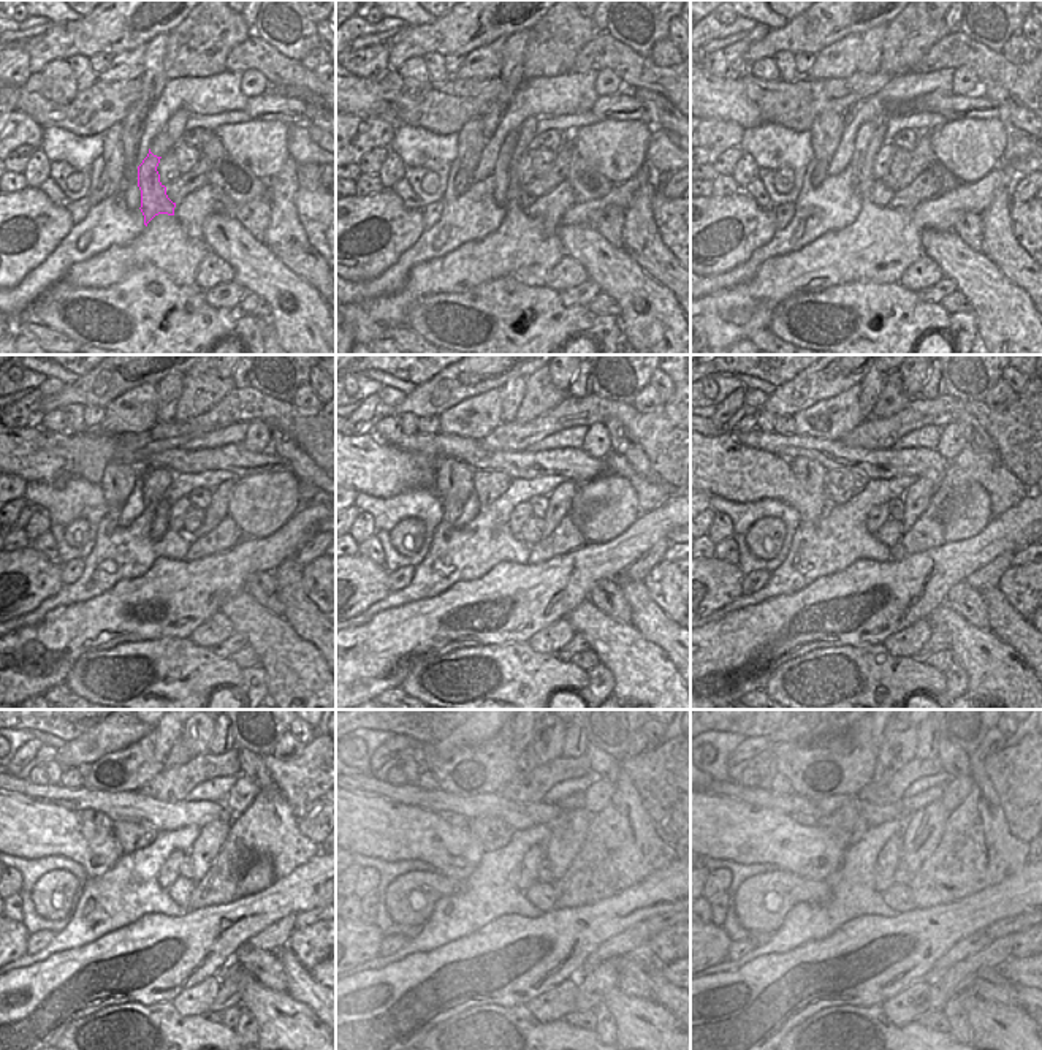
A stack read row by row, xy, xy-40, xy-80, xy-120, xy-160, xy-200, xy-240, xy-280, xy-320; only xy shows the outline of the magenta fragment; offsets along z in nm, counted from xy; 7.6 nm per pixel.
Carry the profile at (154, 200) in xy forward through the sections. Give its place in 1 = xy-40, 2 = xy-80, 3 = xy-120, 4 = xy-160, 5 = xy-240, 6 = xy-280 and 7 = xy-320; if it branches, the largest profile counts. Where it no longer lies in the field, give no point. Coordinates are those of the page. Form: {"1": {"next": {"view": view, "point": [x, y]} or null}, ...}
{"1": {"next": {"view": "xy-40", "point": [507, 192]}}, "2": {"next": {"view": "xy-80", "point": [862, 171]}}, "3": {"next": {"view": "xy-120", "point": [155, 482]}}, "4": {"next": {"view": "xy-160", "point": [488, 486]}}, "5": {"next": {"view": "xy-240", "point": [132, 836]}}, "6": {"next": {"view": "xy-280", "point": [493, 833]}}, "7": {"next": {"view": "xy-320", "point": [848, 825]}}}

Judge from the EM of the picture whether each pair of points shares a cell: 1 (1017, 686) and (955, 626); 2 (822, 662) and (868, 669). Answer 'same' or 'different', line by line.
1: same
2: same

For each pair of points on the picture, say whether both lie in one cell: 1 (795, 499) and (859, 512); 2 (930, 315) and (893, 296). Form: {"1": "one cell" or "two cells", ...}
{"1": "two cells", "2": "one cell"}

